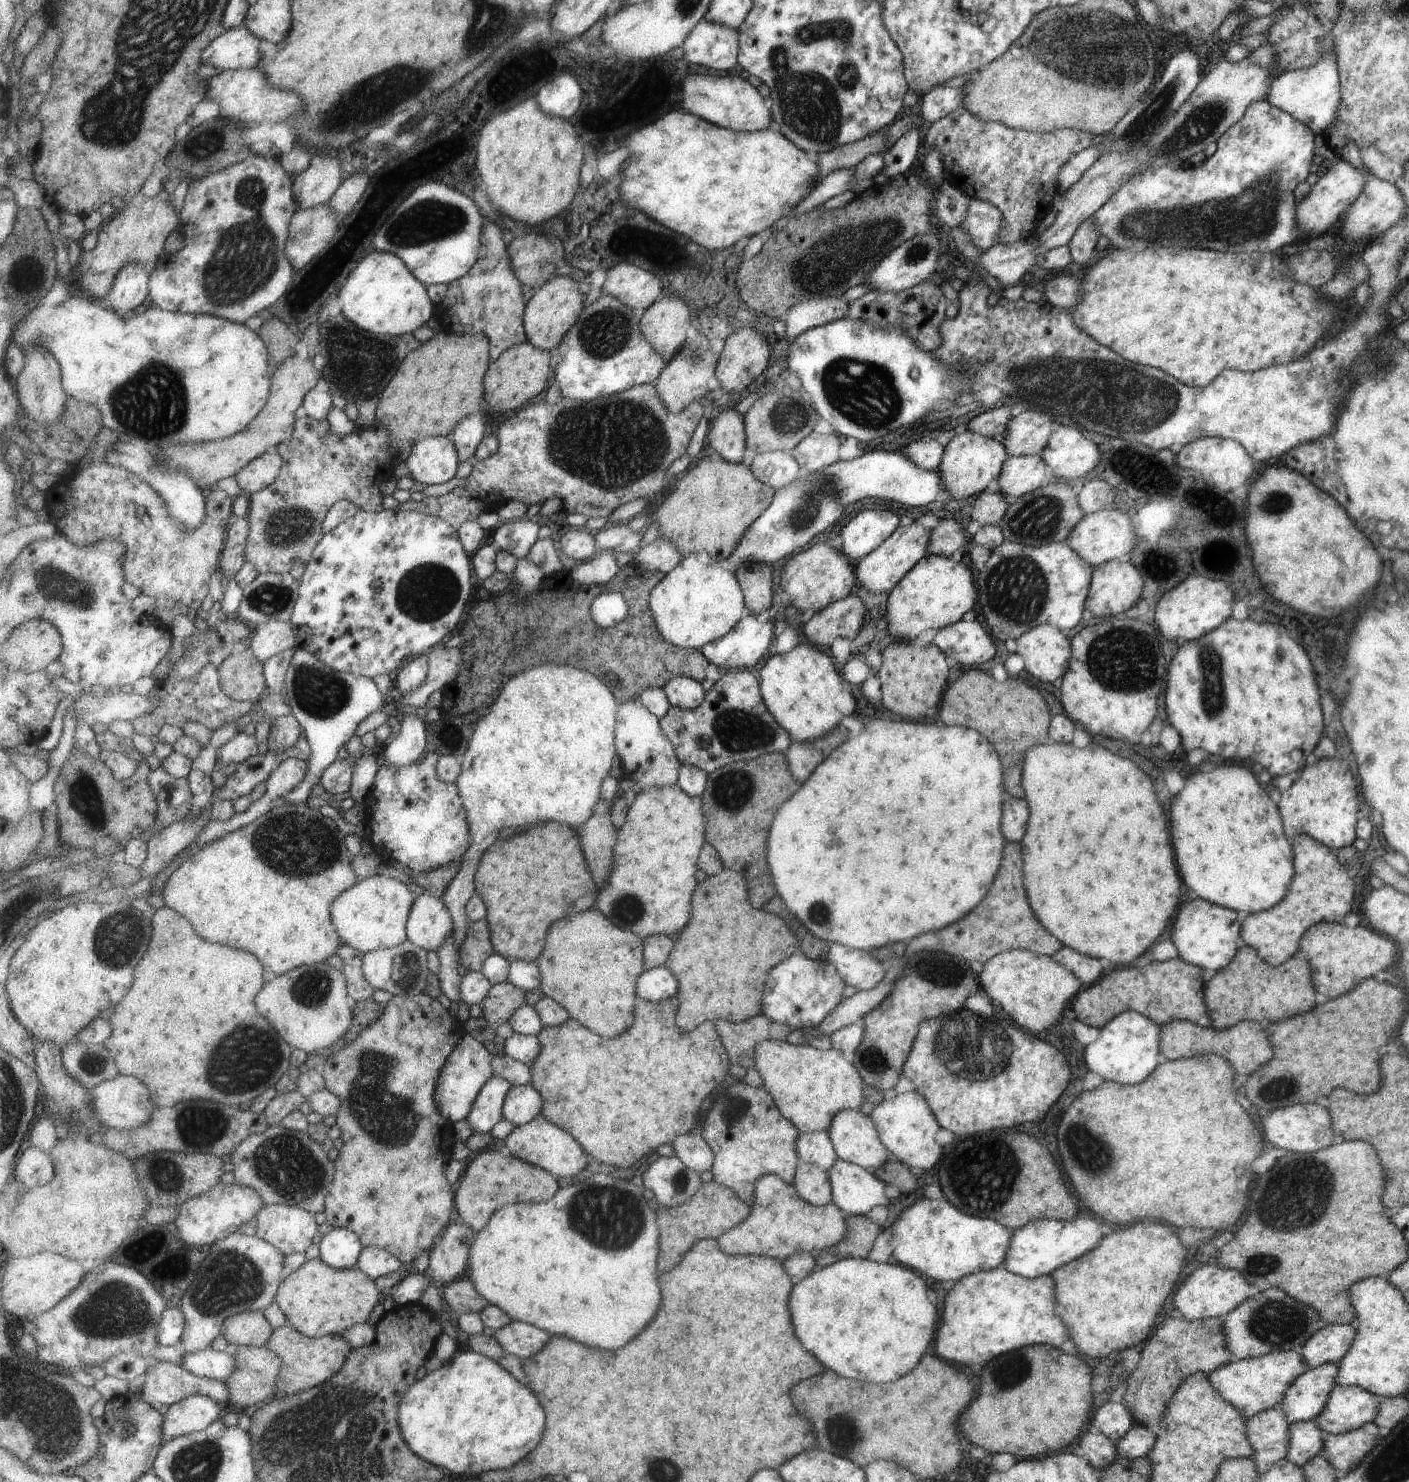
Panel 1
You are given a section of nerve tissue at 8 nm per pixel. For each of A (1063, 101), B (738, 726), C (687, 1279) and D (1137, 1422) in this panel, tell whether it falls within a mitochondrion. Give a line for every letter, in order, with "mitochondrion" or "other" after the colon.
A: other
B: mitochondrion
C: other
D: other

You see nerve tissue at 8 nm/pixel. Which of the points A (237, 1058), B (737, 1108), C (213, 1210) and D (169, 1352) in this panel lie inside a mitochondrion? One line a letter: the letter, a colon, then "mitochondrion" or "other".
A: mitochondrion
B: mitochondrion
C: other
D: other

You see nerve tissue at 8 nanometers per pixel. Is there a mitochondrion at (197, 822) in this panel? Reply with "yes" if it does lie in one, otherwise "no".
no

